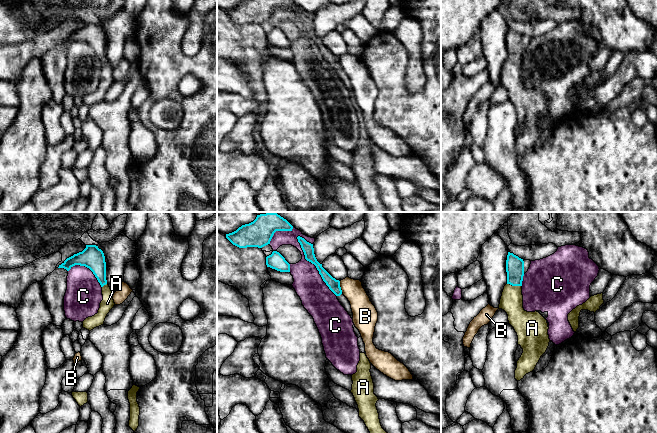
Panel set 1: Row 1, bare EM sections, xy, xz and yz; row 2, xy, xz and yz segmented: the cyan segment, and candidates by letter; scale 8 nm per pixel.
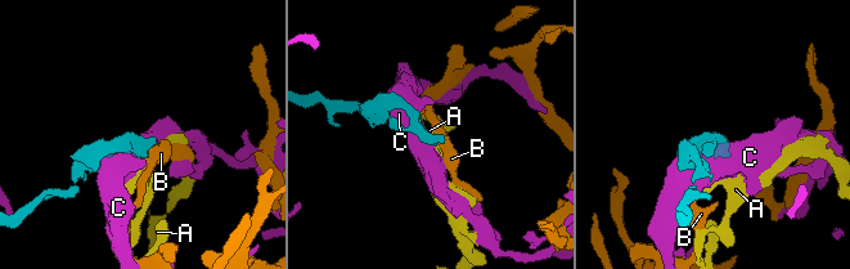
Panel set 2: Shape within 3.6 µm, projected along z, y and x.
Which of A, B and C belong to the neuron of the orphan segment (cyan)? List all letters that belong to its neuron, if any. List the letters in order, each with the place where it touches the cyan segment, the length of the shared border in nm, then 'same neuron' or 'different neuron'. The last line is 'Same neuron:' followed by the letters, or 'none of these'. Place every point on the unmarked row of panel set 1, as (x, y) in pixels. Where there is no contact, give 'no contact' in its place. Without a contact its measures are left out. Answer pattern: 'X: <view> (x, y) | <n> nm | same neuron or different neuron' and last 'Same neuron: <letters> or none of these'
A: yz (514, 61) | 120 nm | same neuron
B: xz (340, 63) | 100 nm | different neuron
C: xz (314, 40) | 600 nm | different neuron
Same neuron: A

